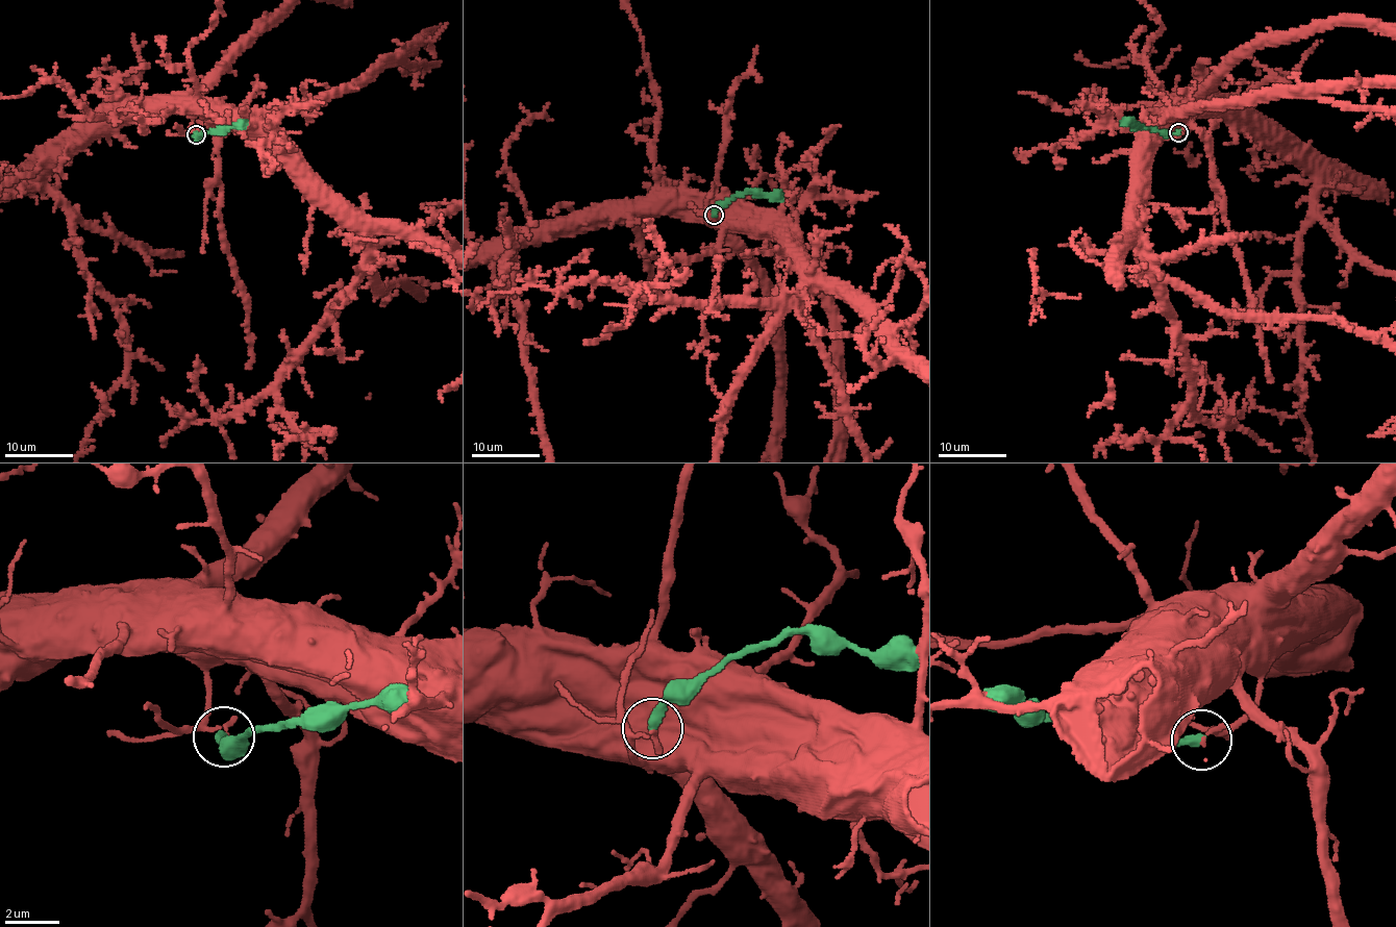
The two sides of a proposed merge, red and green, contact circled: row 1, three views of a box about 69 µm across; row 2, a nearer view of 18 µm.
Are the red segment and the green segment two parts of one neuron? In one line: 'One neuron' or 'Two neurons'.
Two neurons

